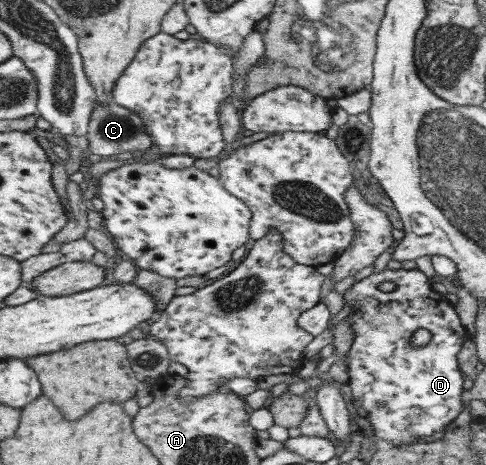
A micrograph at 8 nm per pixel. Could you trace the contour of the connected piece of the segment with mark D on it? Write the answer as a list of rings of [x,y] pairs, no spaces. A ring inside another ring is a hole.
[[[417,267],[412,270],[385,269],[354,282],[343,296],[344,301],[351,305],[349,321],[354,331],[353,344],[347,352],[349,381],[345,388],[349,398],[369,412],[366,419],[375,429],[374,435],[389,442],[392,448],[413,446],[416,445],[414,438],[418,436],[431,436],[440,430],[446,431],[466,407],[462,406],[464,377],[458,354],[470,334],[460,323],[458,311],[447,296],[432,290],[430,285],[426,273]],[[384,281],[393,281],[398,284],[398,289],[392,293],[380,291],[378,285]],[[422,328],[432,332],[432,339],[426,347],[418,347],[413,343],[414,334]]]

